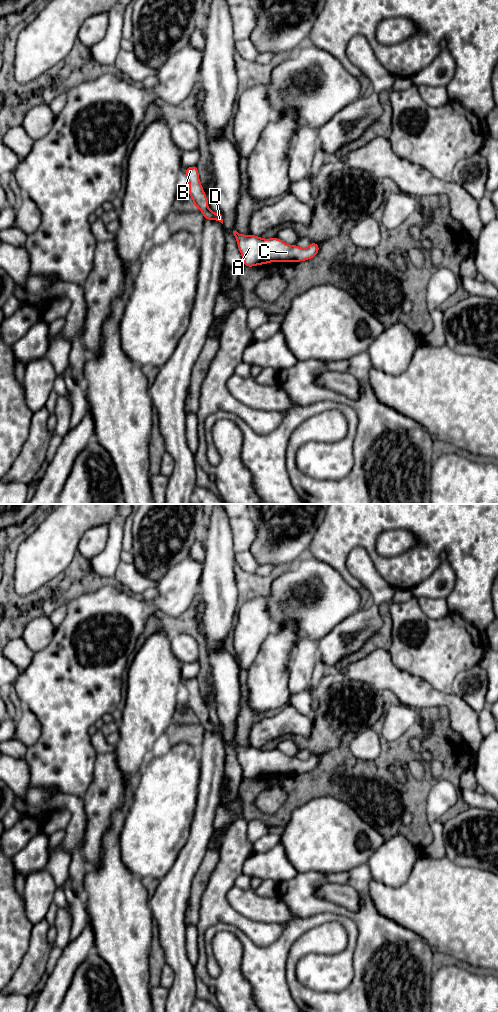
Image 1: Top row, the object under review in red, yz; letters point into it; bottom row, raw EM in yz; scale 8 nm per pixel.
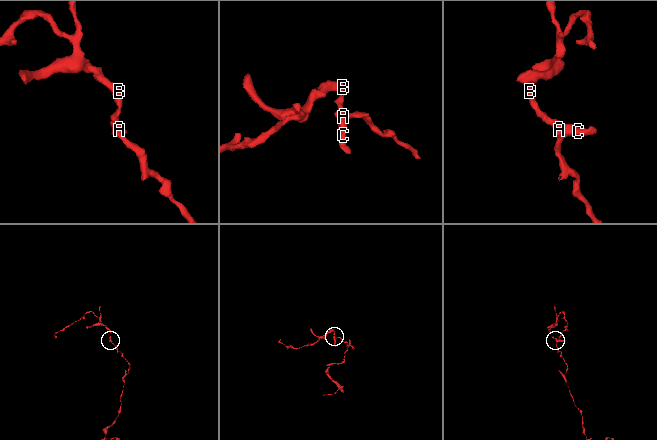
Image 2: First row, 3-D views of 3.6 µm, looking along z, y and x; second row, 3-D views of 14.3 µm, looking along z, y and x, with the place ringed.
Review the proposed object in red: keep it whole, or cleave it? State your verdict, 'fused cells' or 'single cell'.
single cell

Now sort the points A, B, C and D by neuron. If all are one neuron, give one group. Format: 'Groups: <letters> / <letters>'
Groups: A B C D

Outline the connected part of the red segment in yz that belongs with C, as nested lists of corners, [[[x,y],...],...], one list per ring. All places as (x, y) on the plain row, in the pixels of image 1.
[[[233,743],[238,761],[243,770],[243,778],[253,779],[275,773],[300,774],[309,772],[319,765],[319,755],[310,754],[306,761],[297,756],[288,757],[279,750],[263,751],[253,746],[242,747]]]

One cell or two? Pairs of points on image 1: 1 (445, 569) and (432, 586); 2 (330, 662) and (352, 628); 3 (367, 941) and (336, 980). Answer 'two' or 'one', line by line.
1: one
2: one
3: two

